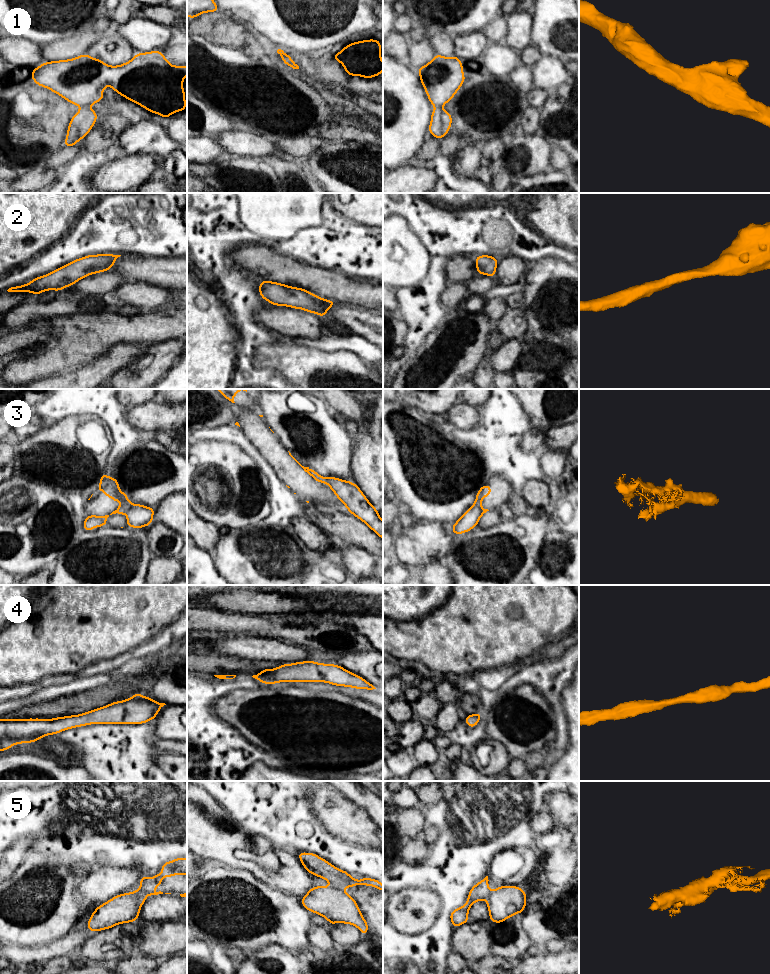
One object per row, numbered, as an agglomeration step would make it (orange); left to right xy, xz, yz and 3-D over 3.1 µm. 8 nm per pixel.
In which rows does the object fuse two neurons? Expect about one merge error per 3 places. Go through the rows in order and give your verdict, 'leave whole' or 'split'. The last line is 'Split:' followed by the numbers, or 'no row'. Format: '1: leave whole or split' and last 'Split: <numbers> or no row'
1: split
2: leave whole
3: split
4: leave whole
5: split
Split: 1, 3, 5

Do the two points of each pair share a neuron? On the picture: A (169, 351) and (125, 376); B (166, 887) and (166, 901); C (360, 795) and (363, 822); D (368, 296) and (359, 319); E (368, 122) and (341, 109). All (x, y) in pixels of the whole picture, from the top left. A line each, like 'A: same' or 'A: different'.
A: same
B: different
C: different
D: different
E: same

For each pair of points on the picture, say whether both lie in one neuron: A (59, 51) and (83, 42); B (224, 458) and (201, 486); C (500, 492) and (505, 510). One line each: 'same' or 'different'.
A: same
B: same
C: different

